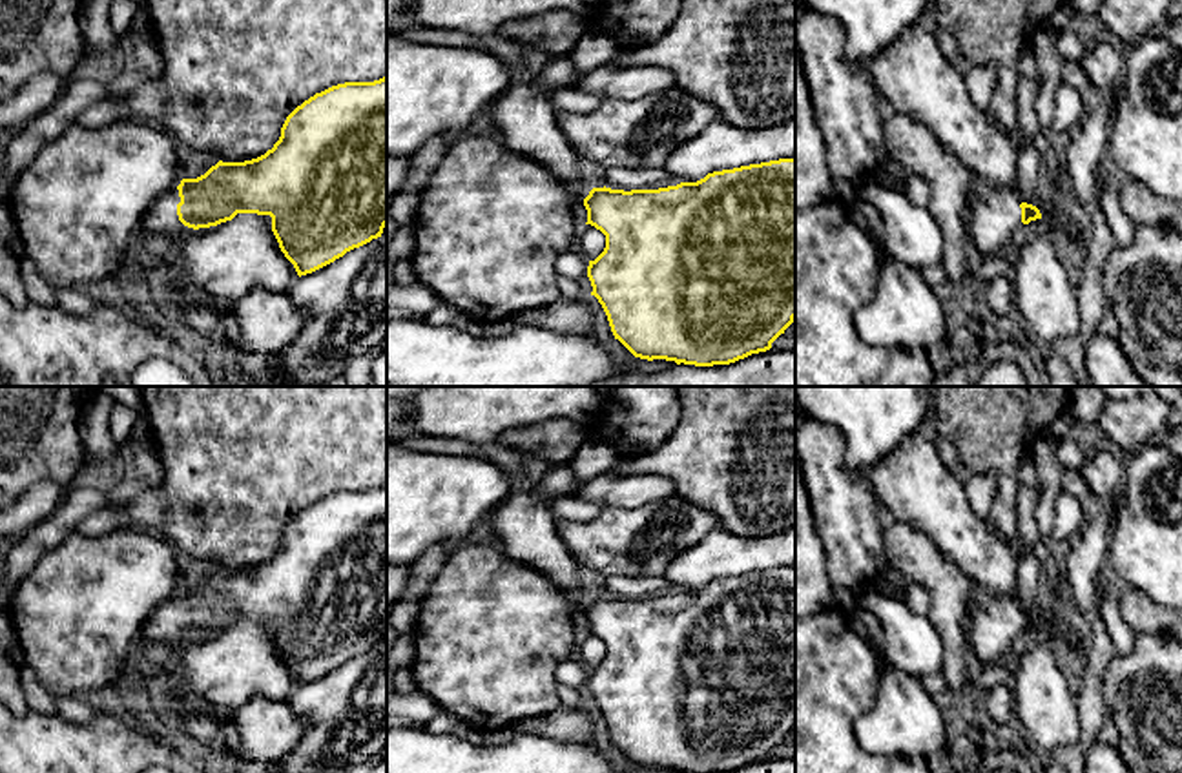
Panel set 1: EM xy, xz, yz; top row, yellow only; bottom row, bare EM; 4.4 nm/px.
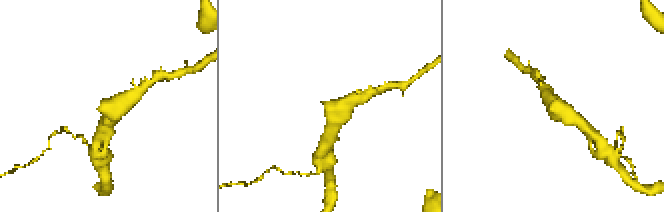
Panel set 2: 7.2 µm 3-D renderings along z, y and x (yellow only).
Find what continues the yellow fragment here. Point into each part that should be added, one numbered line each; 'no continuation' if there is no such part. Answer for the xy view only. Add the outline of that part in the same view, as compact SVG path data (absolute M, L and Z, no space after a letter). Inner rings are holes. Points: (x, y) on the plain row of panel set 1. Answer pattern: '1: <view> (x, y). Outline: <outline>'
1: xy (161, 628). Outline: M171 596L162 602L142 625L137 644L150 653L157 645L168 645L182 631L177 624L177 613L181 611L179 598Z

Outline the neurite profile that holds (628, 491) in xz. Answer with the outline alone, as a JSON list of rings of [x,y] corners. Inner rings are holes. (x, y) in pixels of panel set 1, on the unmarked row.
[[[613,476],[593,478],[580,490],[580,498],[622,509],[642,507],[677,494],[677,483],[662,476]]]

